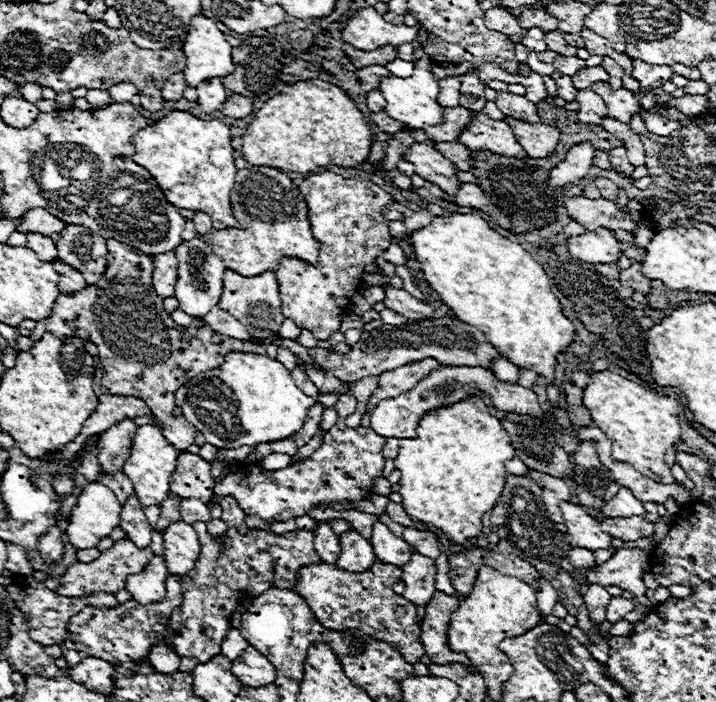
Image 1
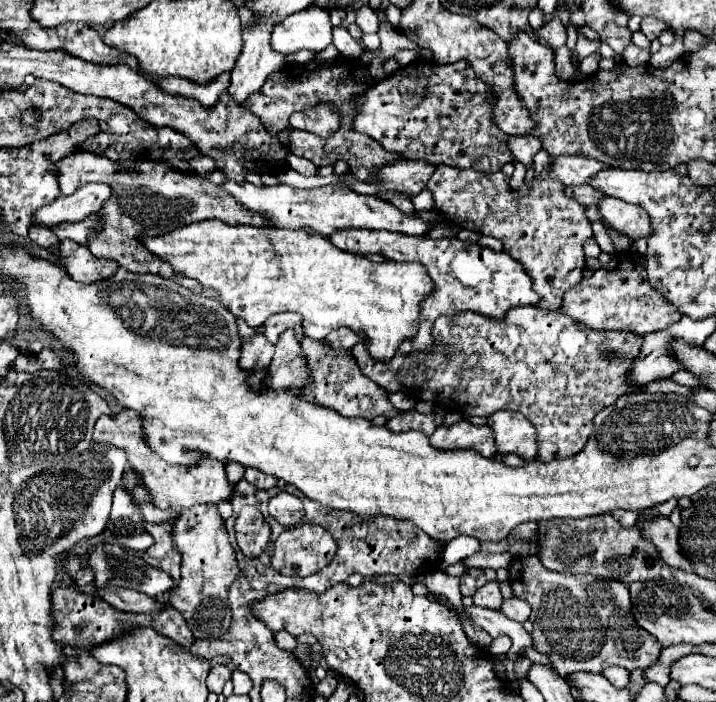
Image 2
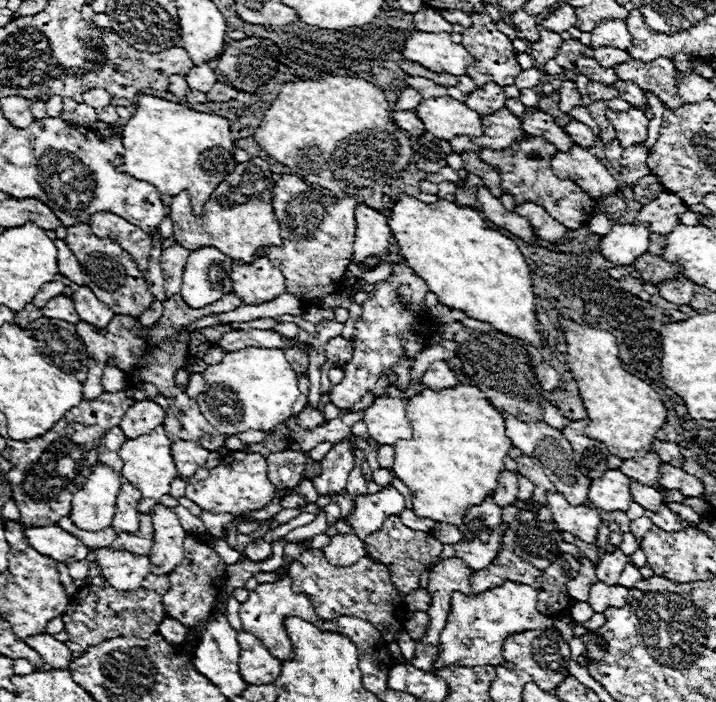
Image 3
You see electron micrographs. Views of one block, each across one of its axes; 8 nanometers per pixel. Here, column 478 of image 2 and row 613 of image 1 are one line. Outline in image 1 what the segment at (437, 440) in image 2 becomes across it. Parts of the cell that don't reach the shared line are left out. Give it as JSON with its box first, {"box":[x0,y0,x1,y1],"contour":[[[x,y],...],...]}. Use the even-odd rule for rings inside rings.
{"box":[421,592,472,666],"contour":[[[436,592],[425,607],[426,614],[421,624],[421,642],[426,656],[436,664],[464,664],[472,666],[464,654],[456,654],[448,646],[448,622],[450,614],[458,608],[458,598],[446,596],[444,592]]]}

